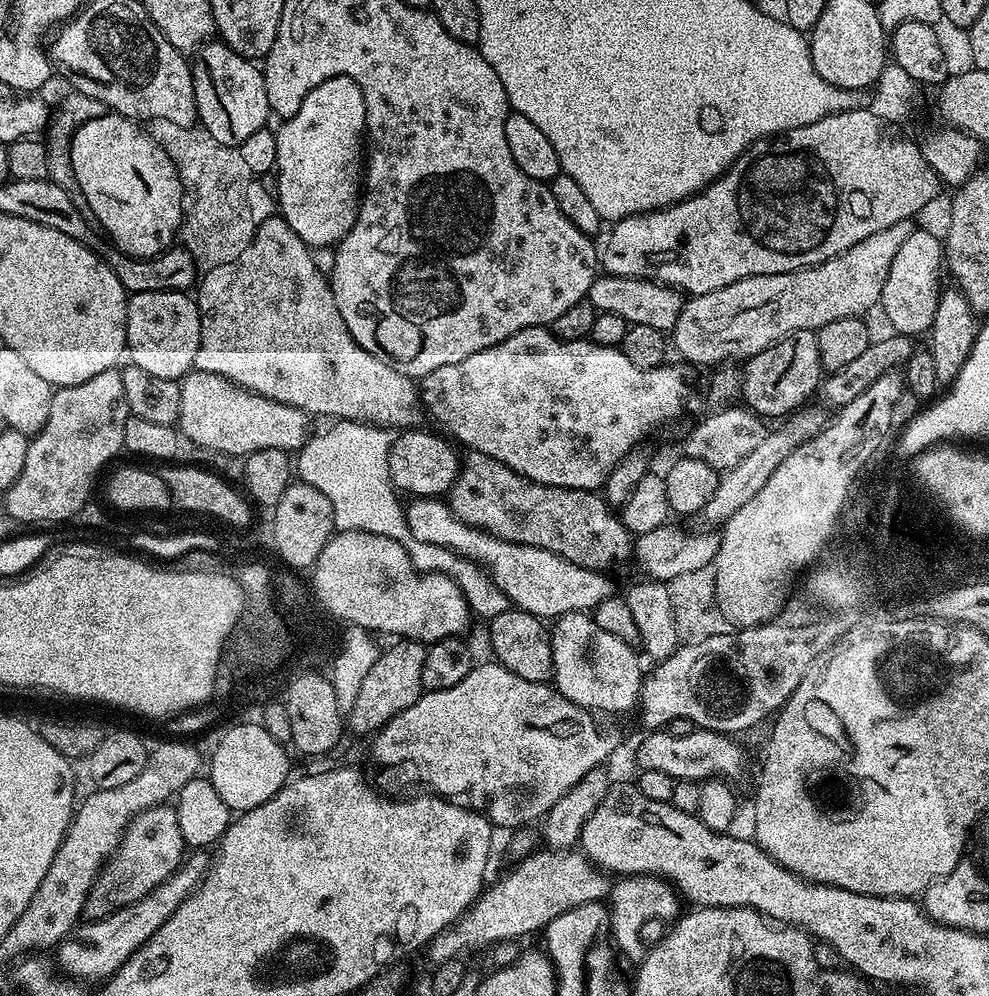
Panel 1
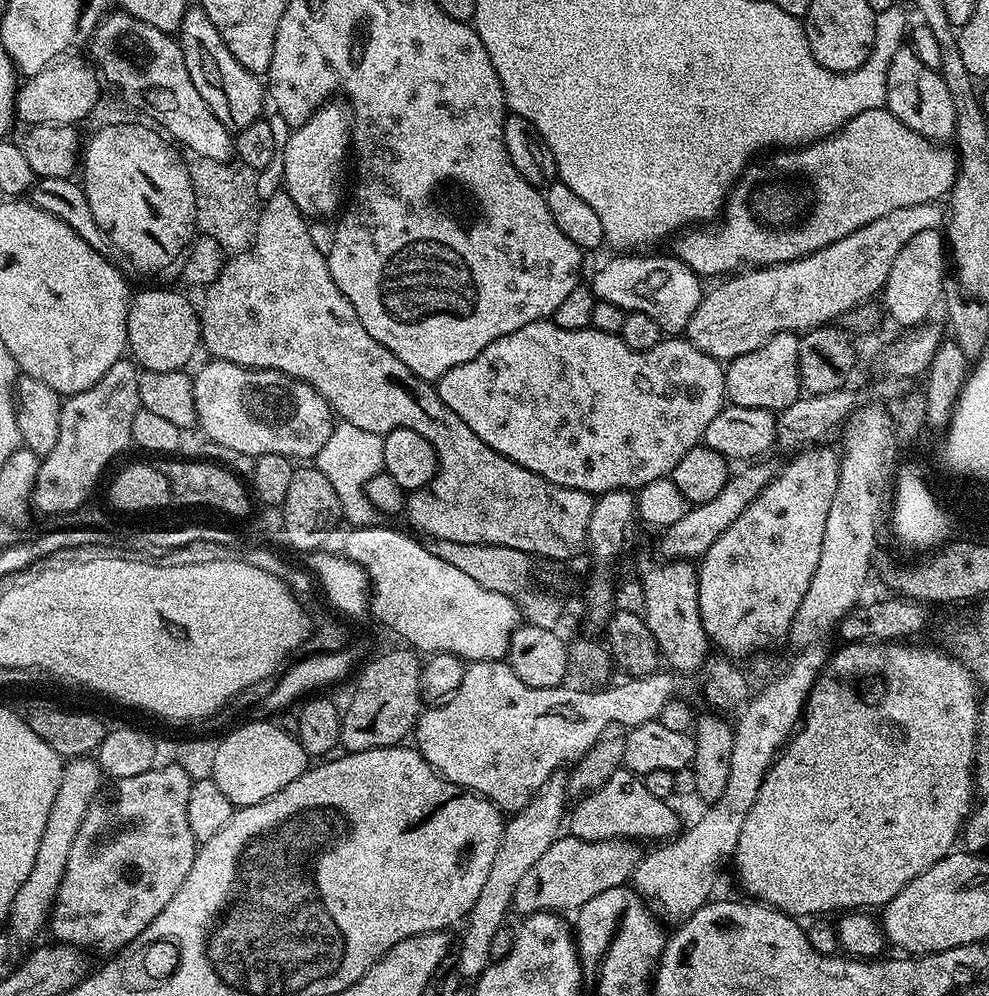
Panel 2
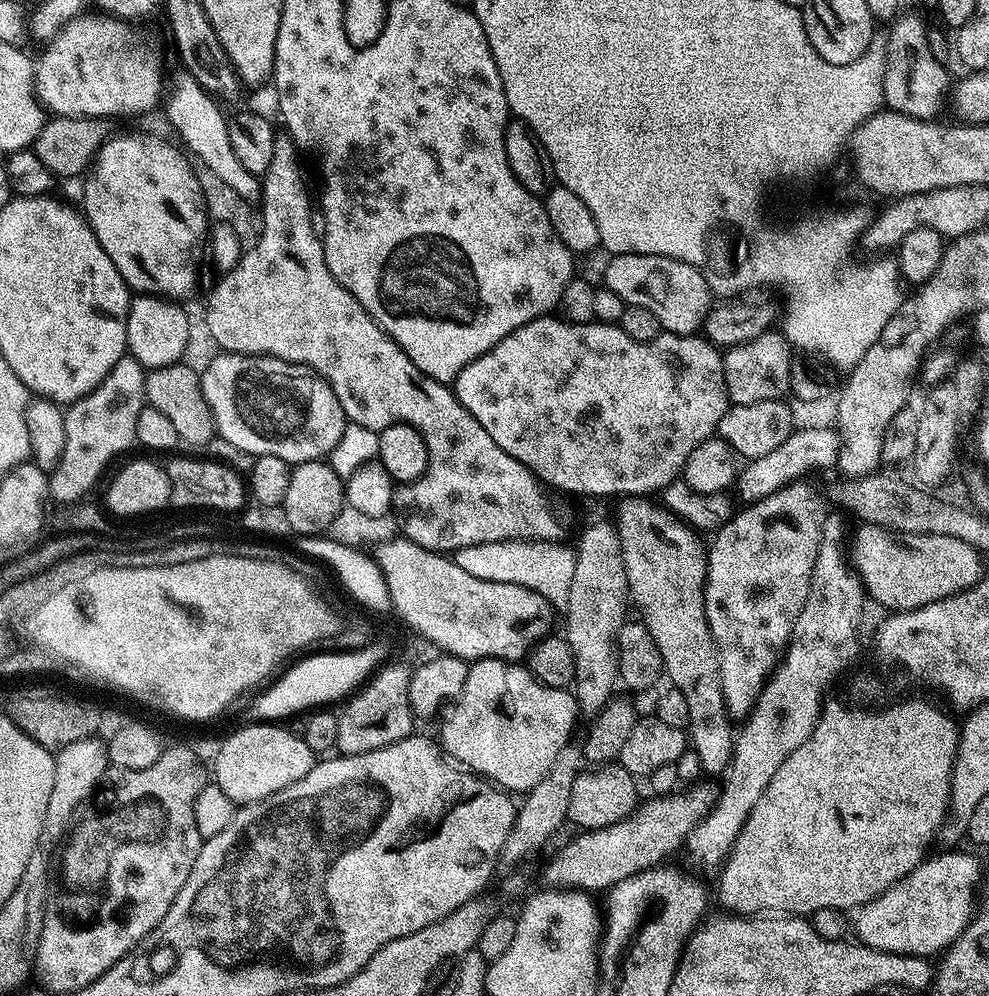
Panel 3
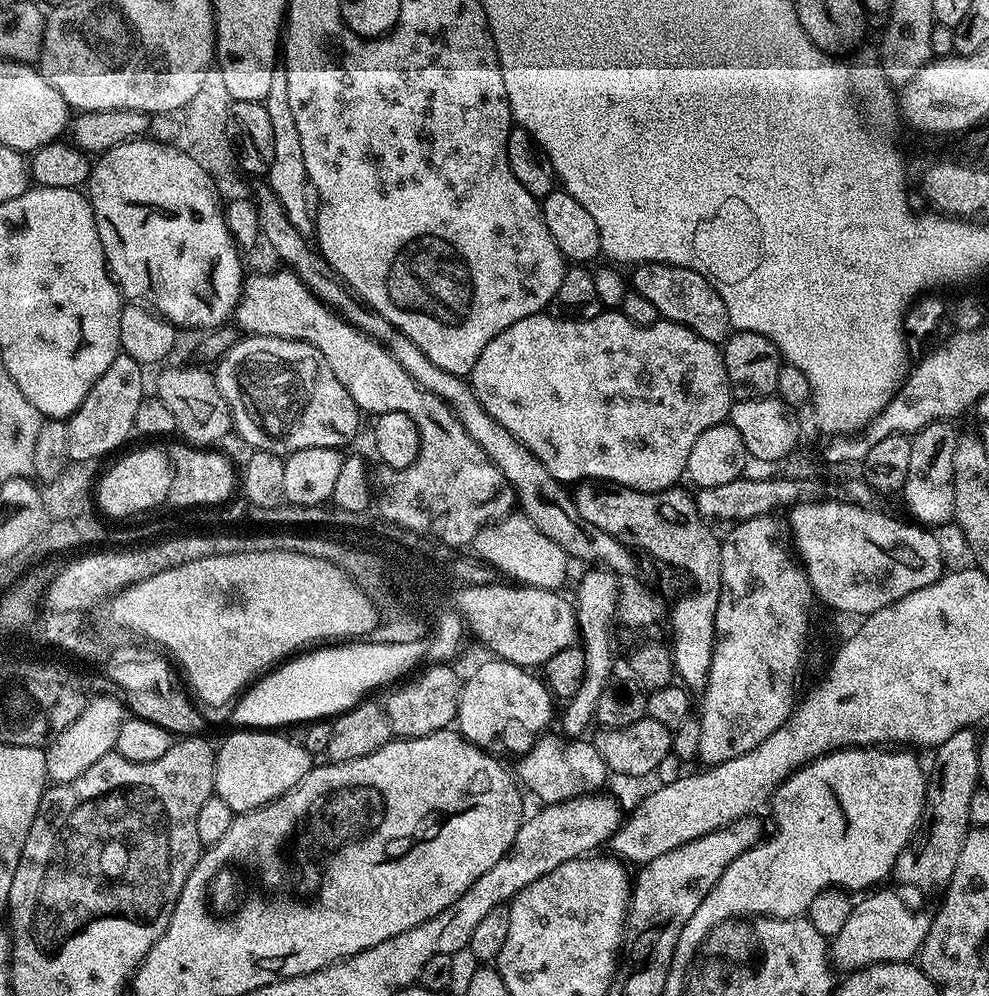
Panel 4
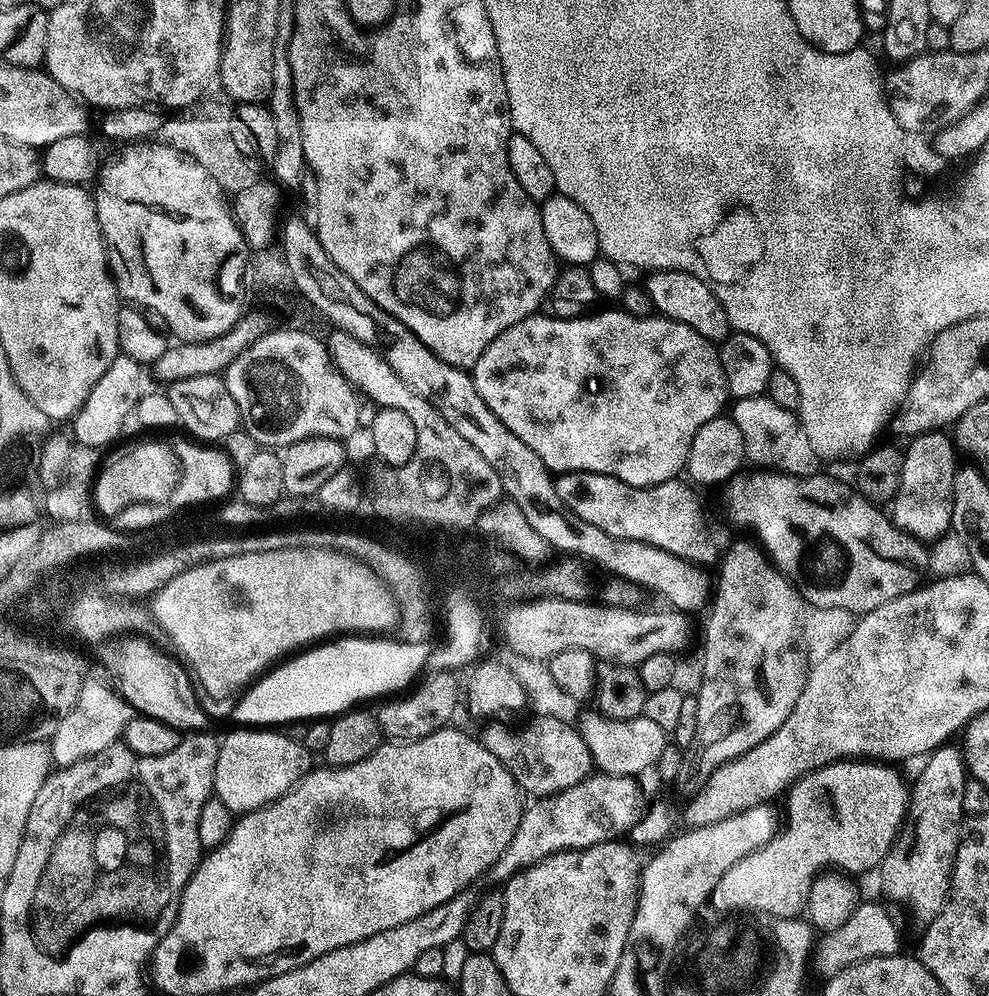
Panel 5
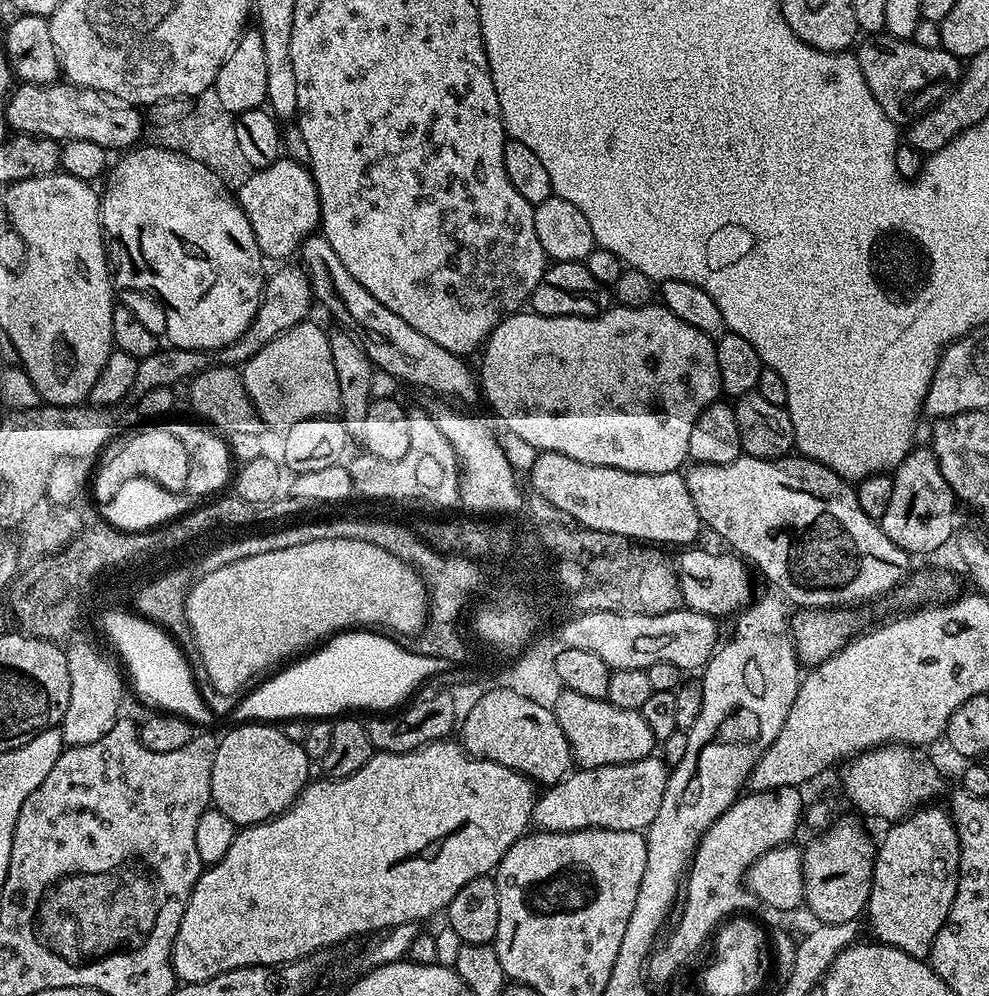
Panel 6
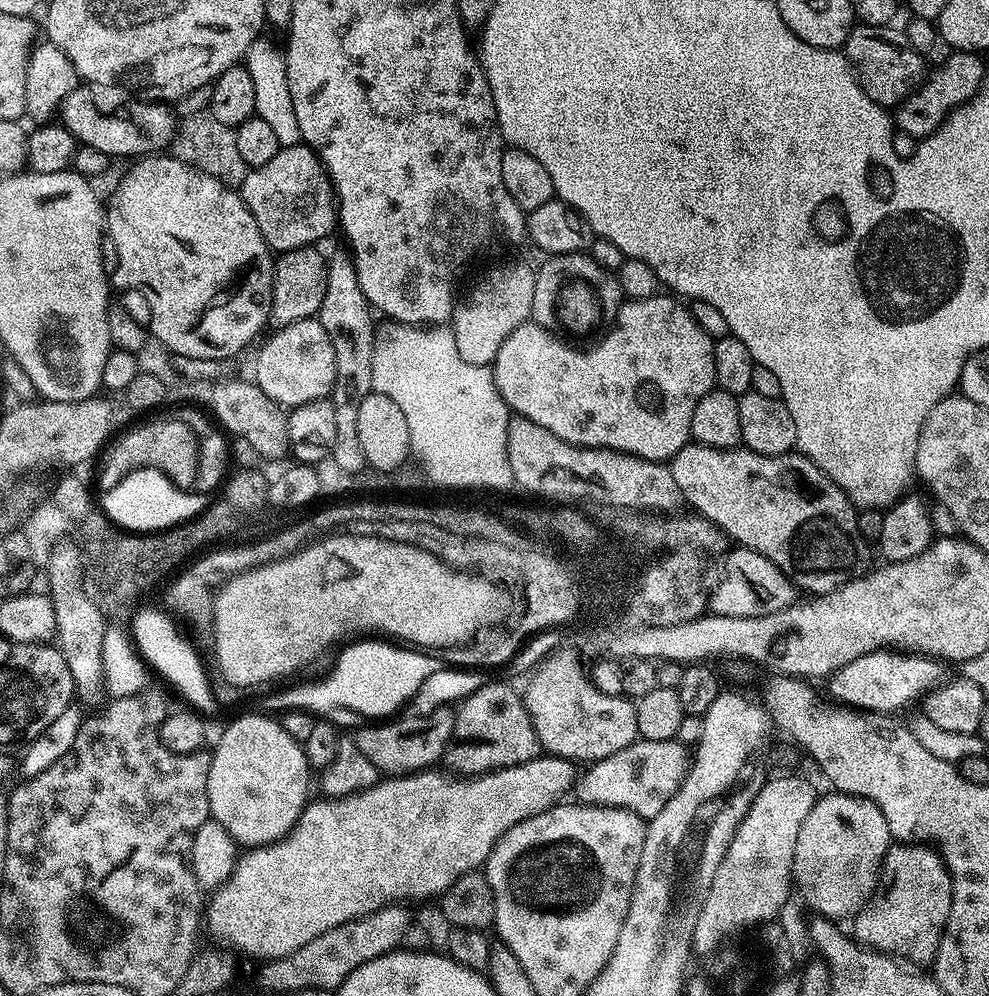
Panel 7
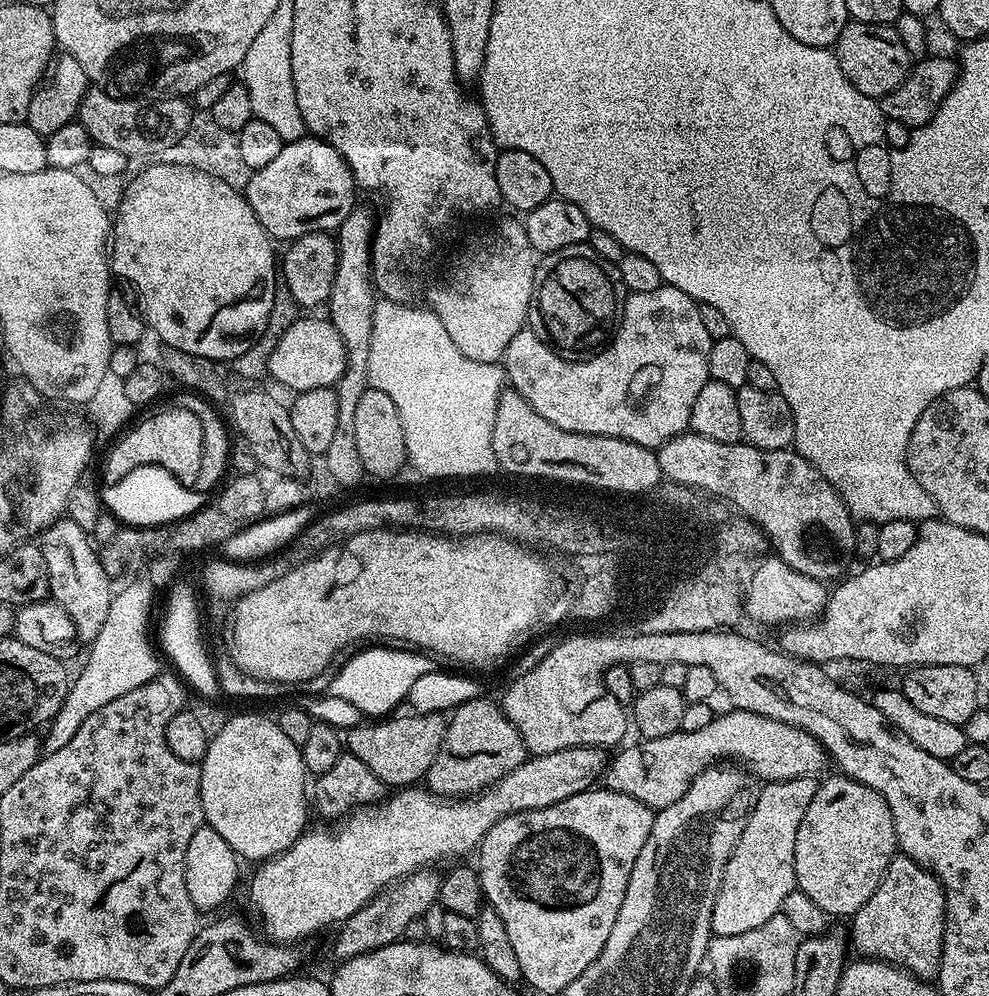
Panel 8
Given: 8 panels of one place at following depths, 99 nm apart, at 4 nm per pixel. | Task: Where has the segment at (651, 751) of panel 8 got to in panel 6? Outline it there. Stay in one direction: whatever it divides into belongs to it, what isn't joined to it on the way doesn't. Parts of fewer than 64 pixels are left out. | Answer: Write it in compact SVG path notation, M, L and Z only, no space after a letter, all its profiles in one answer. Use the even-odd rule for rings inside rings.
M656 754L638 762L580 768L537 795L536 809L532 811L535 827L546 832L577 832L587 828L646 830L658 815L658 806L662 806L669 771L669 765Z

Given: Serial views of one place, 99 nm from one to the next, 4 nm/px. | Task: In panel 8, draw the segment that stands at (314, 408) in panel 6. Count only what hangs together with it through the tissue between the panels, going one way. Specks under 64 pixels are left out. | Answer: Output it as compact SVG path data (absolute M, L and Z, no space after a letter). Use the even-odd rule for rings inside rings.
M308 316L305 320L304 317L296 319L282 334L278 346L274 346L274 354L270 354L267 375L273 376L282 387L292 388L293 393L298 393L315 388L330 388L339 384L347 365L346 346L342 342L342 334L334 330L331 320L327 318L315 320L314 317Z

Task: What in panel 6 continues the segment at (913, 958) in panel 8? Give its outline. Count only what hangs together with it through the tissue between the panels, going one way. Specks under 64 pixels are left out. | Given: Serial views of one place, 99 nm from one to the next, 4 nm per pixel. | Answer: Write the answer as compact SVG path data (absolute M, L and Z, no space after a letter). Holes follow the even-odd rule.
M921 806L909 812L903 820L895 821L889 827L892 829L878 840L872 862L872 889L866 909L866 921L879 943L889 944L917 958L931 957L934 938L938 938L938 930L942 930L948 920L960 877L960 839L952 813L947 807L932 807L936 806Z

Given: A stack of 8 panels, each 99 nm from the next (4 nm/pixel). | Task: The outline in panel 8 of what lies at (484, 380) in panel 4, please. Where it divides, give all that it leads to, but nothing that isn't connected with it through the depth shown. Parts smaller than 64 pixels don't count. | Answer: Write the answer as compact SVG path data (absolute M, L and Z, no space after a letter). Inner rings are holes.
M661 283L658 290L649 290L647 294L631 293L631 295L623 301L622 311L618 317L618 327L615 329L610 343L603 350L589 355L592 356L589 360L580 360L584 358L572 359L576 361L563 360L563 358L560 357L563 355L561 355L555 347L549 346L543 335L537 334L537 336L535 336L534 333L528 331L529 330L521 330L518 334L514 334L510 346L506 346L506 350L504 351L502 367L511 391L522 394L522 398L526 398L526 402L529 406L538 414L542 414L542 418L546 418L546 422L554 422L554 426L558 426L562 430L573 432L574 434L622 438L626 442L634 442L638 446L651 448L653 450L661 448L670 438L689 431L688 423L690 422L690 414L694 410L694 401L697 400L698 393L702 391L702 386L706 386L710 379L708 374L708 359L710 358L710 346L713 341L710 333L706 331L706 325L702 323L700 305L696 303L694 298L690 298L690 294L686 294L682 290L678 290L674 286L670 286L666 283Z

